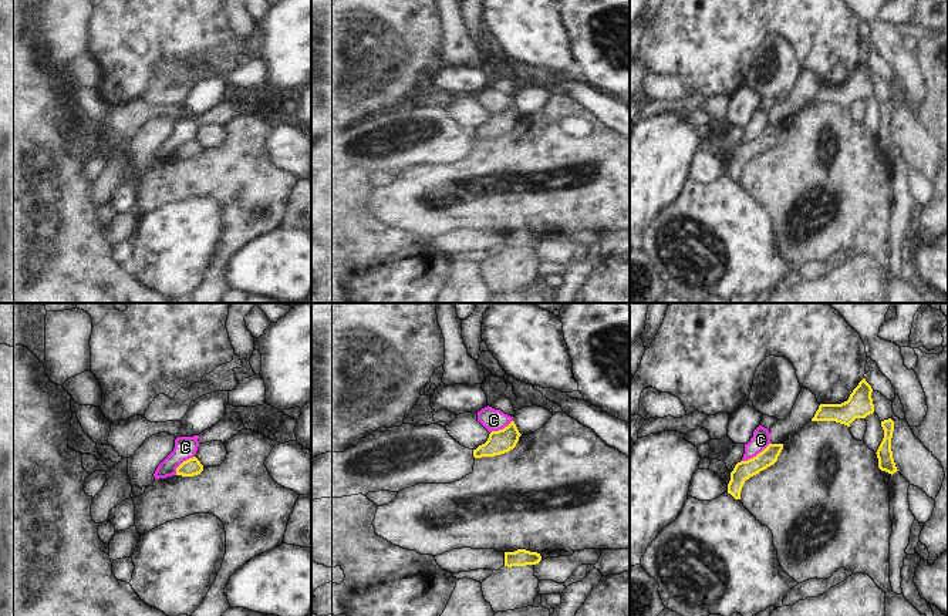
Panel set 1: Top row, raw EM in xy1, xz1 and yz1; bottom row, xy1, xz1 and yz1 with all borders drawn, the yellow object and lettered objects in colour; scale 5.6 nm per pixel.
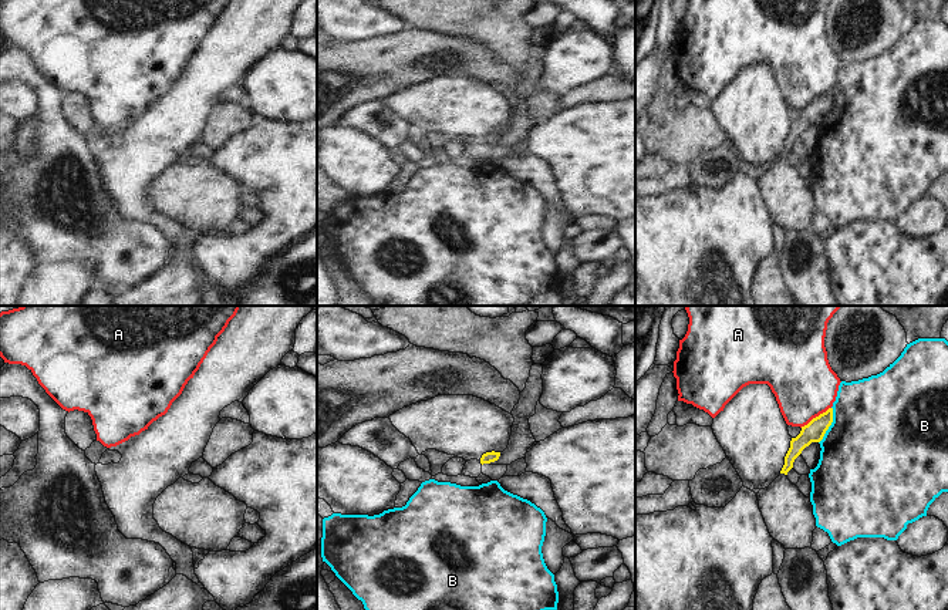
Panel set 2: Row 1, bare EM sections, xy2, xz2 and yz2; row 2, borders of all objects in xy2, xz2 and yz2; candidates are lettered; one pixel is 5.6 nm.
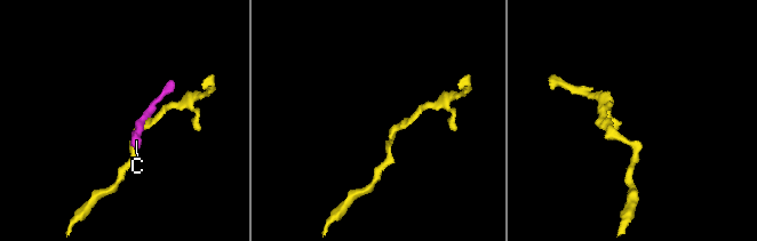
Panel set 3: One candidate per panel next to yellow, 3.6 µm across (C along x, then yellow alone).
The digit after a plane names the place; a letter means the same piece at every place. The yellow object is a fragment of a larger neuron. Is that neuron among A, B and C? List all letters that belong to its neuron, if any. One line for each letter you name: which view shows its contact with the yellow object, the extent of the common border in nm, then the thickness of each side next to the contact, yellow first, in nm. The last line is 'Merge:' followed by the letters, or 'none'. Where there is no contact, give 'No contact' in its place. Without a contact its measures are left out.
Merge: none.

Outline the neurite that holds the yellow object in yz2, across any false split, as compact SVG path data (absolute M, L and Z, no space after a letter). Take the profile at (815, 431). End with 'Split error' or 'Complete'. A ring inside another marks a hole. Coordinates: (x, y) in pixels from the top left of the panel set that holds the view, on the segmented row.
M833 408L813 418L792 438L780 475L758 493L759 509L770 536L785 549L812 549L816 518L810 498L787 479L795 459L812 442L820 442L833 422Z. Split error.

